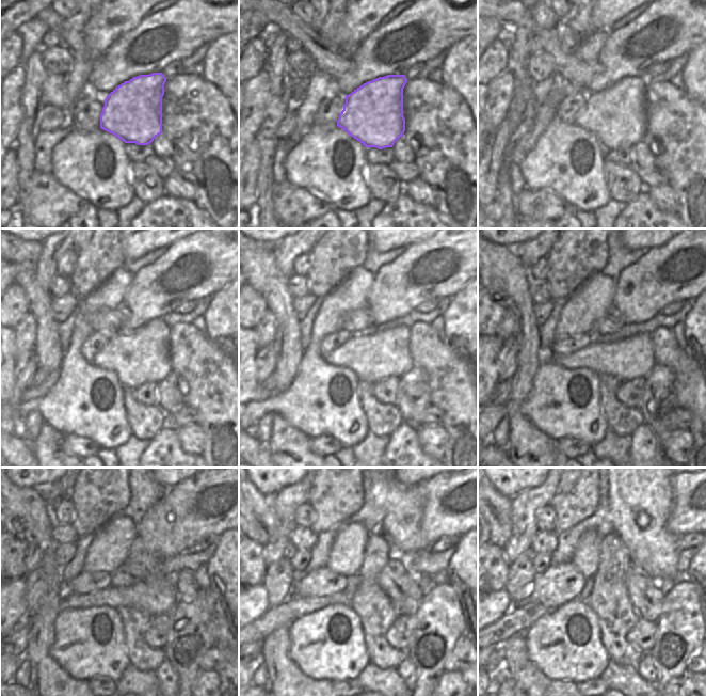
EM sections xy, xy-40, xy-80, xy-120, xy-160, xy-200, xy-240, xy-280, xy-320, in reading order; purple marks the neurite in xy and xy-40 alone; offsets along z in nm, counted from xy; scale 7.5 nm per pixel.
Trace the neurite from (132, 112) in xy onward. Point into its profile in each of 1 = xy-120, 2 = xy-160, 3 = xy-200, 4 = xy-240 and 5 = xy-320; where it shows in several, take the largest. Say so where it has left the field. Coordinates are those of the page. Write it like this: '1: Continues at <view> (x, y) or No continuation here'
1: Continues at xy-120 (138, 357)
2: Continues at xy-160 (384, 354)
3: Continues at xy-200 (632, 358)
4: Continues at xy-240 (158, 597)
5: Continues at xy-320 (520, 617)

